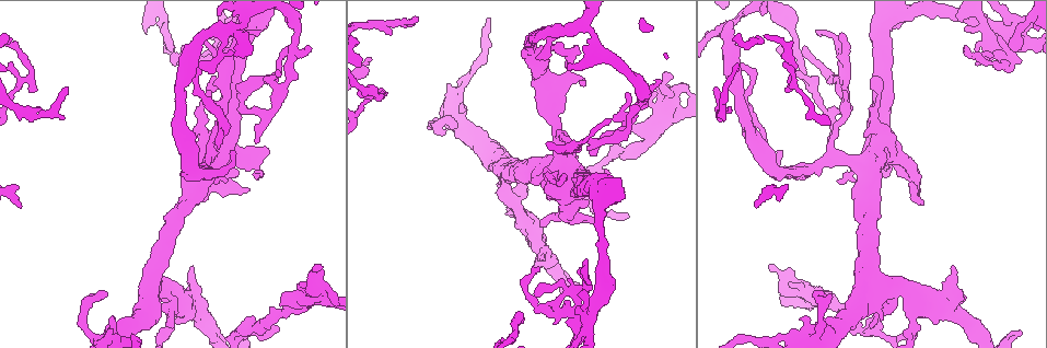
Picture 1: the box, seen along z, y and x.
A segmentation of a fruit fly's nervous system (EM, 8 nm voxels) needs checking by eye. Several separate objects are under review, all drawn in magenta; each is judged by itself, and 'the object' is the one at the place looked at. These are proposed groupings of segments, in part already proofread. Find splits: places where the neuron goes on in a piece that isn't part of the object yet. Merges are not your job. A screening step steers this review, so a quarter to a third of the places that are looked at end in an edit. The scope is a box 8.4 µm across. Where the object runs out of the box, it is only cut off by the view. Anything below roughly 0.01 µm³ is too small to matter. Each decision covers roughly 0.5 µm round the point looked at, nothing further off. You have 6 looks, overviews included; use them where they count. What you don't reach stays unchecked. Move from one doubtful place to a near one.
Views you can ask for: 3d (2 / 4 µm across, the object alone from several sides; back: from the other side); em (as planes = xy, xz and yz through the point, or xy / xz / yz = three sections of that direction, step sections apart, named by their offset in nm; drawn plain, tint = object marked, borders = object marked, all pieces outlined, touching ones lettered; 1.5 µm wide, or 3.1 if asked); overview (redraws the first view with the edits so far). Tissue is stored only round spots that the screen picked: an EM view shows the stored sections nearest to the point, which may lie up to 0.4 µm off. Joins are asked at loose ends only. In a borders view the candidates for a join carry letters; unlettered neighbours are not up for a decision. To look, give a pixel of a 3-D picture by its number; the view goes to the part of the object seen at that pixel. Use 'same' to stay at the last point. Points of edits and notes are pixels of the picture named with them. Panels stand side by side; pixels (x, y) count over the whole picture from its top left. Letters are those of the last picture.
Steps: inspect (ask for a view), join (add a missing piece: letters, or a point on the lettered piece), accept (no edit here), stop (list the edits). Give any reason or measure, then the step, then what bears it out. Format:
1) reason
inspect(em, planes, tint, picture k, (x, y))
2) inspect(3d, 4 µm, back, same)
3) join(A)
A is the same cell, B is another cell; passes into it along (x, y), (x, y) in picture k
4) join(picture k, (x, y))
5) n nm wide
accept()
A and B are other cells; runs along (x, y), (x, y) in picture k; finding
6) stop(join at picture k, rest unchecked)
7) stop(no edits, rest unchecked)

free end
inspect(em, yz, step 4, tint, picture 1, (782, 151))

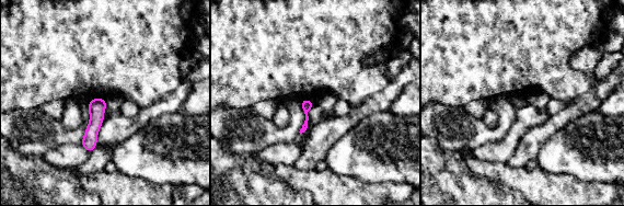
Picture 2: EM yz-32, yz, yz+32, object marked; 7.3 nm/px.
another direction
inspect(em, planes, borders, same)

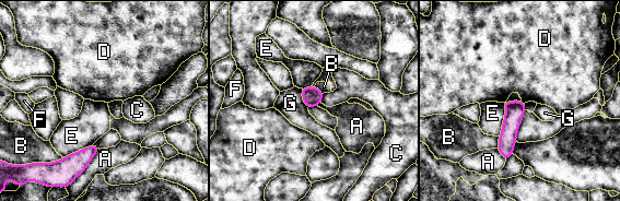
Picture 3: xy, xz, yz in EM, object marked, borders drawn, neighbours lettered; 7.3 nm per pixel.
accept()
A, B, C, D, E, F and G are other cells; border along (301, 89), (303, 102), (308, 106) in picture 3; no lettered piece goes on from it

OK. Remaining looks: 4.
branch stops here
inspect(3d, 4 µm, picture 1, (653, 92))

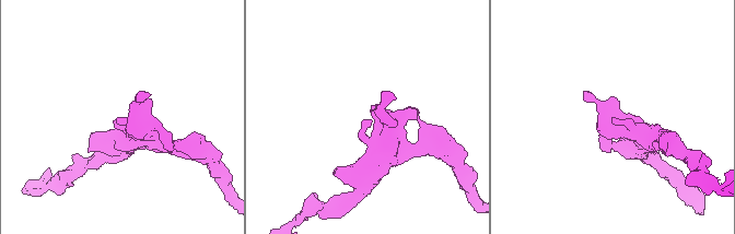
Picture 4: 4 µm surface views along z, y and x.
inspect(em, planes, plain, picture 4, (365, 122))

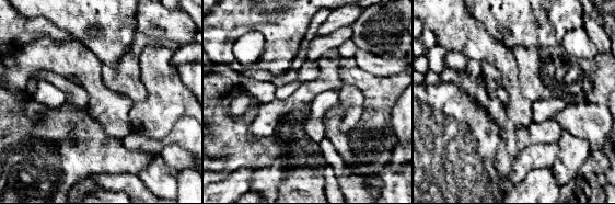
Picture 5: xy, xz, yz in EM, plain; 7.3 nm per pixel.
what lies round it
inspect(em, planes, borders, same)

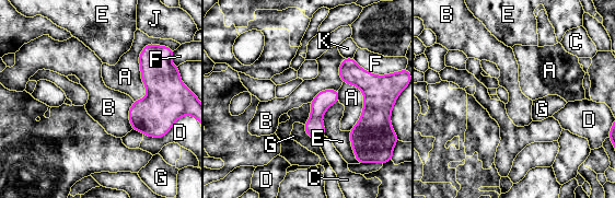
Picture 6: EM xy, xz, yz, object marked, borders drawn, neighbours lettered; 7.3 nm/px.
accept()
A, B, C, D, E, F, G, J and K are other cells; no lettered piece goes on from it

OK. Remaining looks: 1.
stops while still wide
inspect(em, xy, step 4, borders, picture 1, (960, 293))

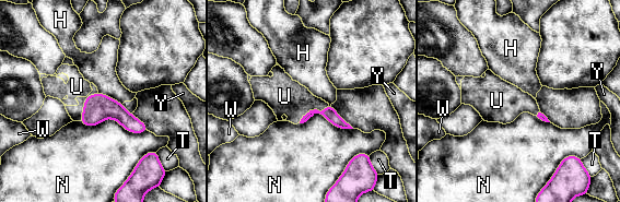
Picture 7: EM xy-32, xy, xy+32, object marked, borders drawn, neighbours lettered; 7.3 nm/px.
N touches over 500 nm
join(U)
U is the same cell, H, N, T, W and Y are other cells; the neuron continues

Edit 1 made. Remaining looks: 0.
stop(join at picture 7, rest unchecked)

